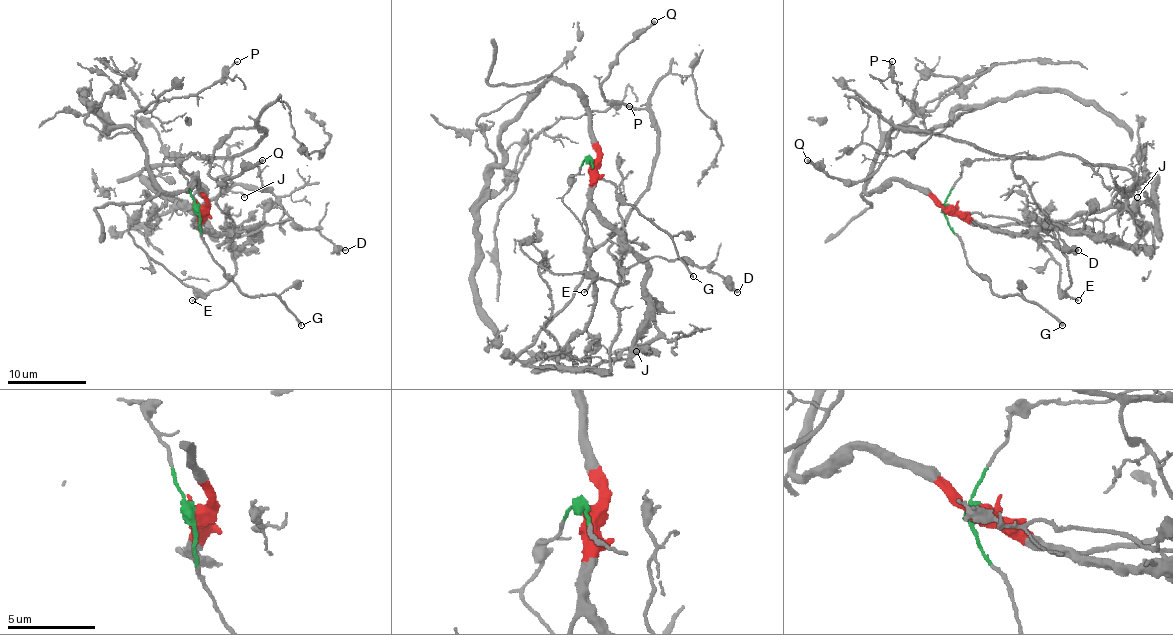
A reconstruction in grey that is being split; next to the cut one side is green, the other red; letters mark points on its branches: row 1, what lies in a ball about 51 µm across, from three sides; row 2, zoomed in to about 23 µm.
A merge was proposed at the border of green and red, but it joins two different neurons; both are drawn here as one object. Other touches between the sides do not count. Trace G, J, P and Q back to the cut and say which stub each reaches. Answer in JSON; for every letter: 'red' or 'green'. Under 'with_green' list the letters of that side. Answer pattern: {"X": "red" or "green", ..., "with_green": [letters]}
{"G": "green", "J": "red", "P": "red", "Q": "green", "with_green": ["G", "Q"]}

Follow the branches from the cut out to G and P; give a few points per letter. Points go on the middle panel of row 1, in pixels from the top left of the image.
G: (591, 162), (597, 176), (667, 233), (692, 277)
P: (591, 162), (597, 144), (583, 99), (554, 79), (476, 126), (514, 176), (530, 142), (562, 118), (629, 106)

